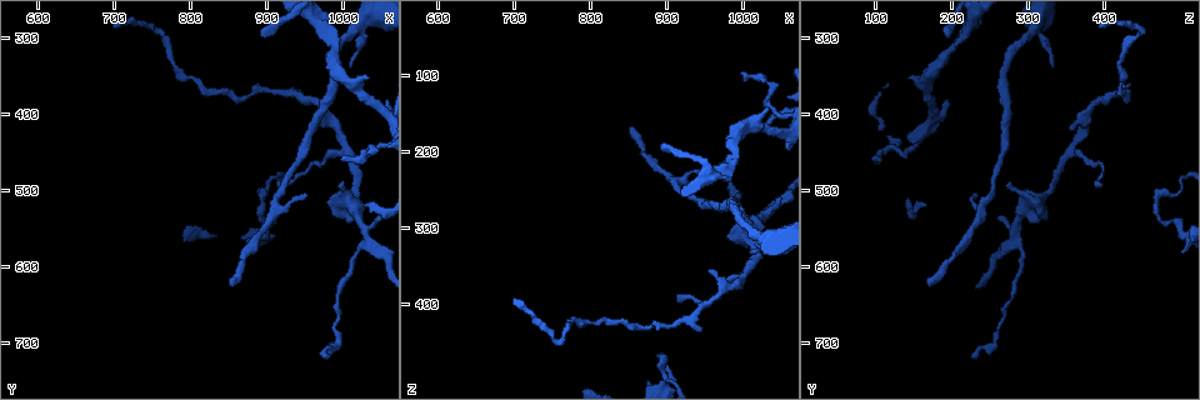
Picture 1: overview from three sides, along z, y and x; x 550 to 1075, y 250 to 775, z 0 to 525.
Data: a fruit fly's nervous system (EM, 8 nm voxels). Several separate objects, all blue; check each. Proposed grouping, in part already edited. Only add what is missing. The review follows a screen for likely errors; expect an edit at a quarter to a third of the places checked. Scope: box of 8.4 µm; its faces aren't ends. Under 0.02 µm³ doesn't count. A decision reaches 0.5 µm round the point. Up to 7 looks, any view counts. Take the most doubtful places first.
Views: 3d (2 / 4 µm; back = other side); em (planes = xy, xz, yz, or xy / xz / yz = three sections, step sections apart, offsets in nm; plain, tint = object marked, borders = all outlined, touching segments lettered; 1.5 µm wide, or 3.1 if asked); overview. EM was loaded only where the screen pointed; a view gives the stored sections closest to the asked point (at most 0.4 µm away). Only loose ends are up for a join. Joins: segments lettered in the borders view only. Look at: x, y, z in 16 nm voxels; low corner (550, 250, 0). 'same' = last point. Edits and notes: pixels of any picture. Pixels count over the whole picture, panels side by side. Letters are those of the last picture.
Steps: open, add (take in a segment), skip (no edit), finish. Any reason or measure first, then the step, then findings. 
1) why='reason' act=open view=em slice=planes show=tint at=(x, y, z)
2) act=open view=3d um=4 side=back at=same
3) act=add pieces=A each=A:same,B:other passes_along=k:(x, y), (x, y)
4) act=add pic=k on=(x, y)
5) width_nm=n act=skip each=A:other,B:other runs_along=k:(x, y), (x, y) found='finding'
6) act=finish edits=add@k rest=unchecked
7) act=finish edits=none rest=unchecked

act=open view=3d um=2 at=(1000, 455, 90)

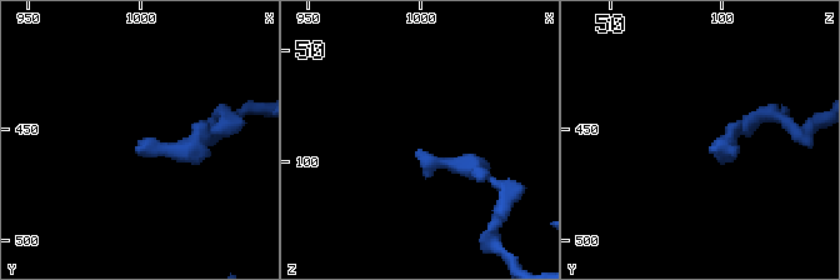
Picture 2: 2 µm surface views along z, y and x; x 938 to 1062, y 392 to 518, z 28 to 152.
act=open view=em um=3.1 slice=planes show=borders at=(999, 459, 95)

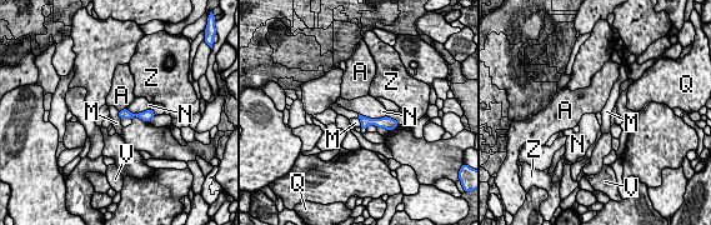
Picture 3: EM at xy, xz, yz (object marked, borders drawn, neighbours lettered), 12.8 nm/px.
width_nm=130 act=skip each=A:other,M:other,N:other,Q:other,V:other,Z:other runs_along=3:(121, 113), (129, 115), (151, 114) found='no lettered segment goes on from it'

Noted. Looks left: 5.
why='tapers out' act=open view=em slice=planes show=borders at=(890, 295, 195)

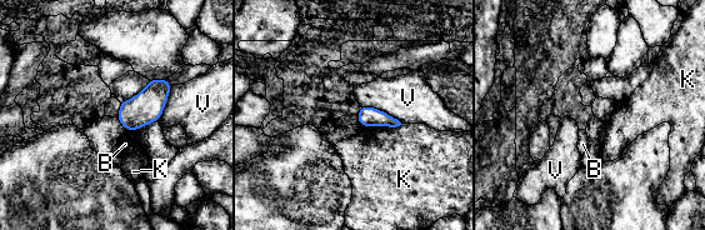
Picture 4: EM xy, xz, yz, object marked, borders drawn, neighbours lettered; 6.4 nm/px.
act=skip each=B:other,K:other,V:other border=4:(401, 123), (395, 126), (360, 125) found='no lettered segment goes on from it'

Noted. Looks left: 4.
why='thin end' act=open view=em slice=planes show=borders at=(860, 625, 170)

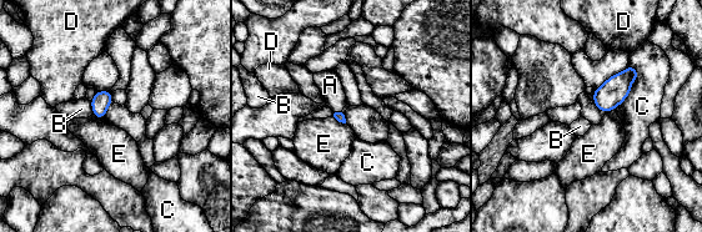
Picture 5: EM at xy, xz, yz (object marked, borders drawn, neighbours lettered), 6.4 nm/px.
act=add pieces=A each=A:same,B:other,C:other,D:other,E:other passes_along=5:(339, 116), (337, 112), (330, 85) found='it goes on there'

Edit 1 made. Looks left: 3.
act=finish edits=add@5 rest=unchecked

